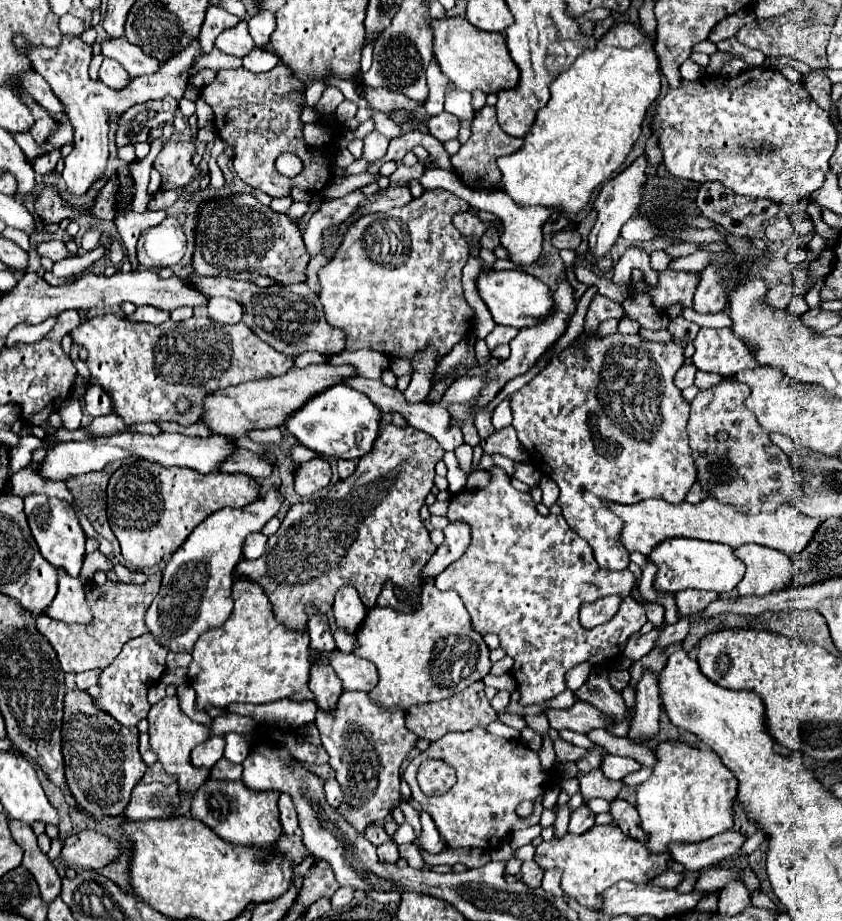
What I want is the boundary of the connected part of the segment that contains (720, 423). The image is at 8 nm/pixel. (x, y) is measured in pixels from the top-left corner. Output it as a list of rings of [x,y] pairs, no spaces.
[[[724,378],[718,386],[700,390],[692,400],[688,434],[696,464],[696,482],[718,502],[740,508],[740,512],[774,512],[782,504],[790,504],[802,496],[804,480],[798,476],[794,464],[790,464],[790,456],[770,440],[756,416],[744,406],[748,396],[750,388],[746,384]]]

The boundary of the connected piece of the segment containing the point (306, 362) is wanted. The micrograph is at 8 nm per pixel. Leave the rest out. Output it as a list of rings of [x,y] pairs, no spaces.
[[[304,352],[304,354],[300,354],[300,356],[296,358],[294,366],[306,368],[306,366],[310,366],[310,364],[320,364],[320,362],[326,362],[326,356],[318,354],[318,352]]]

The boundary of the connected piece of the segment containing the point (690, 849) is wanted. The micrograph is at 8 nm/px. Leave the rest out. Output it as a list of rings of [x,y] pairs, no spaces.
[[[728,830],[724,834],[718,834],[698,844],[672,844],[670,854],[674,860],[684,864],[688,870],[700,870],[700,868],[706,868],[710,864],[716,864],[724,858],[738,854],[746,840],[748,840],[746,834]]]

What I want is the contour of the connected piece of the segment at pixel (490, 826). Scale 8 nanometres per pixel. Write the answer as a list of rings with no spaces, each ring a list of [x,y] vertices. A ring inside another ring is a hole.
[[[484,728],[468,732],[448,734],[430,744],[426,752],[416,756],[404,770],[404,780],[412,788],[412,798],[432,816],[442,842],[448,848],[484,848],[494,850],[502,838],[514,830],[528,828],[540,822],[542,802],[540,794],[544,784],[552,780],[540,768],[538,754],[524,746],[520,740],[504,740],[488,734]],[[426,760],[444,760],[456,770],[458,782],[442,796],[426,796],[418,788],[416,772]],[[522,800],[534,800],[534,812],[528,818],[520,818],[516,808]]]

